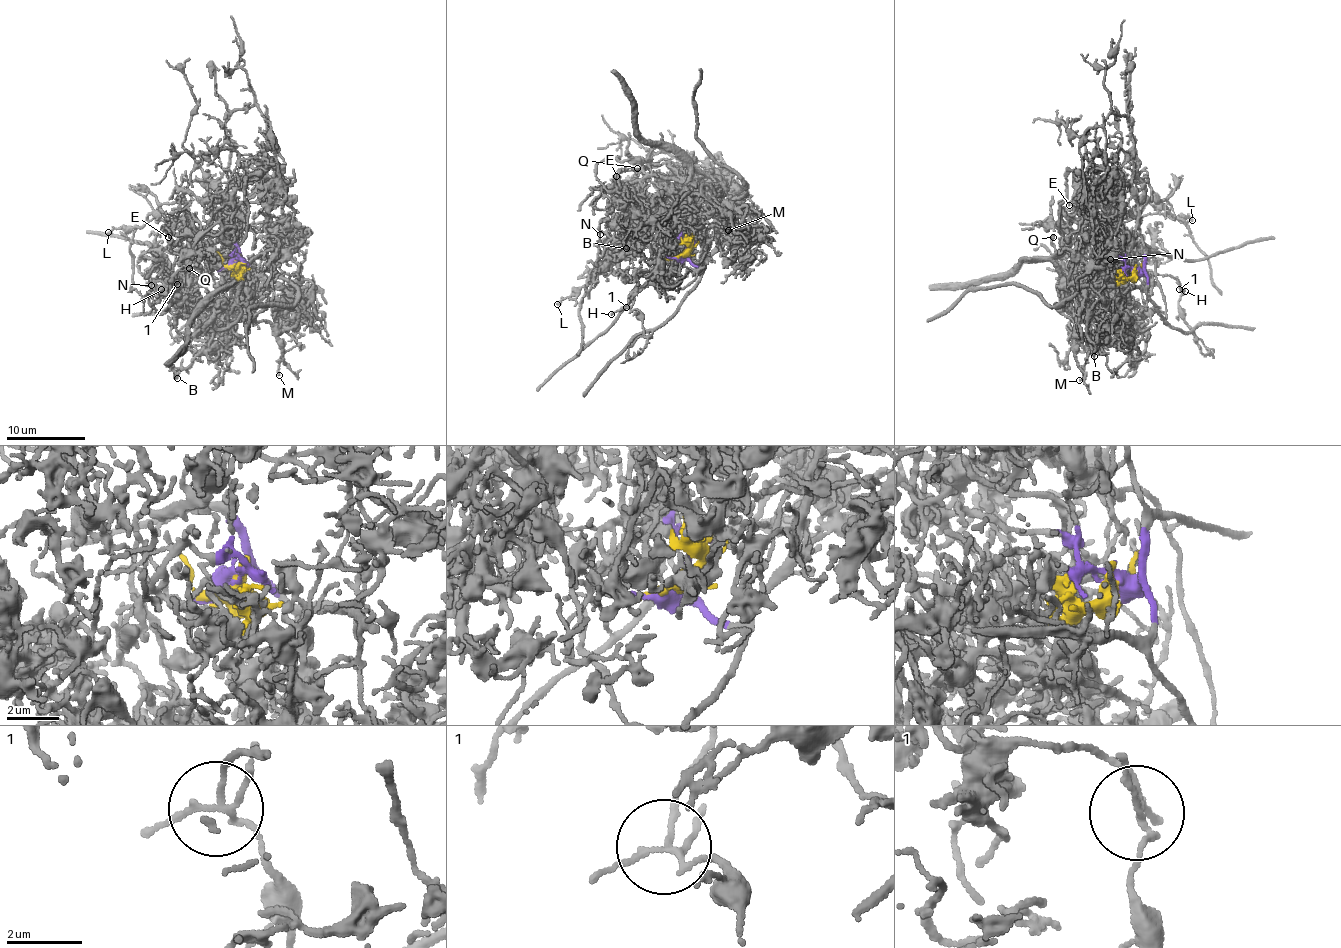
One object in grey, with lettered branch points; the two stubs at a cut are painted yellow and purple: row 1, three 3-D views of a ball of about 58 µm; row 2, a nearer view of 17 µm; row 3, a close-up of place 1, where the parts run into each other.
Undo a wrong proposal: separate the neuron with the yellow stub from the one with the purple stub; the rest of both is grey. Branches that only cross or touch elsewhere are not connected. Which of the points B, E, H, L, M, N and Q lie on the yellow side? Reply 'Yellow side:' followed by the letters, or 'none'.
Yellow side: B, E, M, N, Q

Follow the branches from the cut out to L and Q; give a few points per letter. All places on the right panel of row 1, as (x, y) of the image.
L: (1137, 272), (1145, 269), (1136, 198), (1146, 183), (1165, 201), (1161, 204), (1173, 217), (1181, 214), (1193, 220)
Q: (1137, 272), (1121, 277), (1103, 269), (1099, 251), (1083, 248), (1087, 241), (1089, 248), (1061, 256), (1053, 236)

